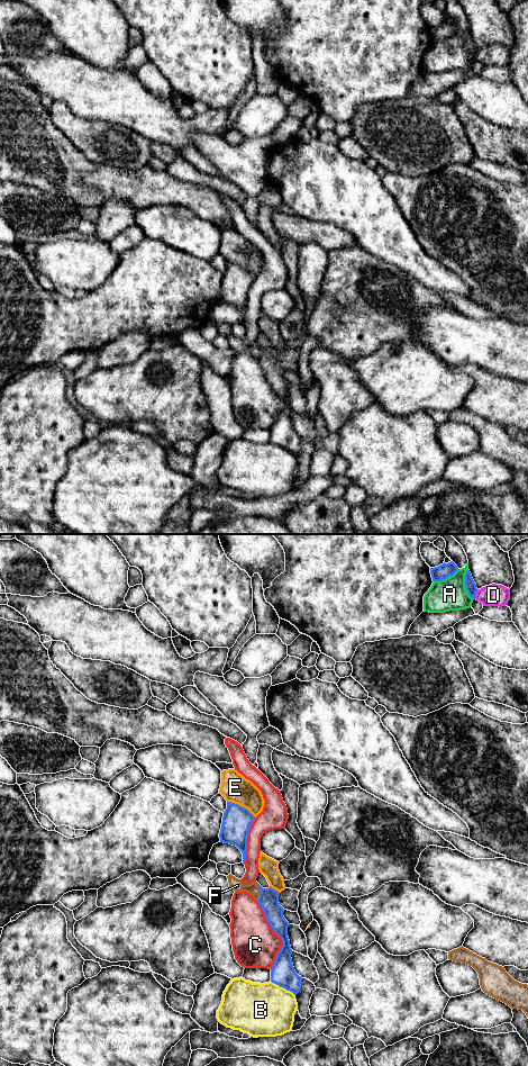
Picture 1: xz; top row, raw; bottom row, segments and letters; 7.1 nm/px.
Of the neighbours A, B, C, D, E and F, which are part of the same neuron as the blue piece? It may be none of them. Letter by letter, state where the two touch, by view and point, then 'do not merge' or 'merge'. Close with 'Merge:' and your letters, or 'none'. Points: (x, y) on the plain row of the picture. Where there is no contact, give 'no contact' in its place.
A: xz (465, 45) | do not merge
B: xz (283, 448) | do not merge
C: xz (276, 394) | do not merge
D: xz (475, 54) | do not merge
E: xz (242, 267) | do not merge
F: xz (261, 352) | do not merge
Merge: none

